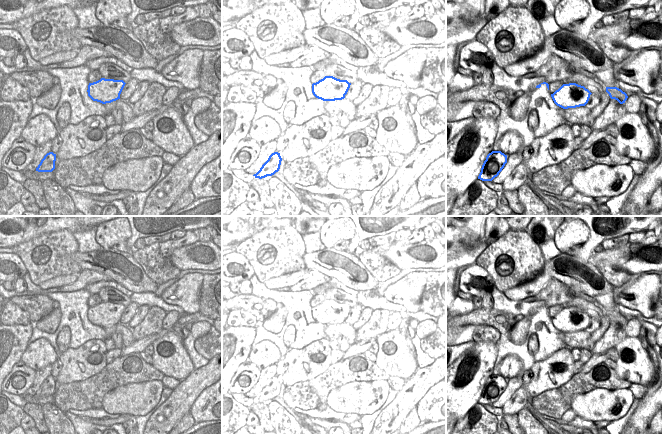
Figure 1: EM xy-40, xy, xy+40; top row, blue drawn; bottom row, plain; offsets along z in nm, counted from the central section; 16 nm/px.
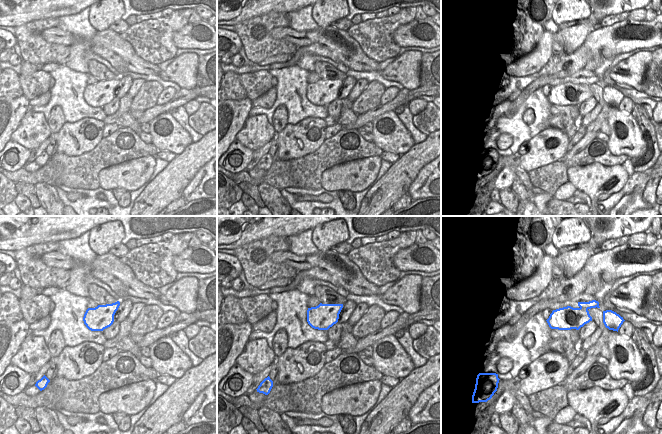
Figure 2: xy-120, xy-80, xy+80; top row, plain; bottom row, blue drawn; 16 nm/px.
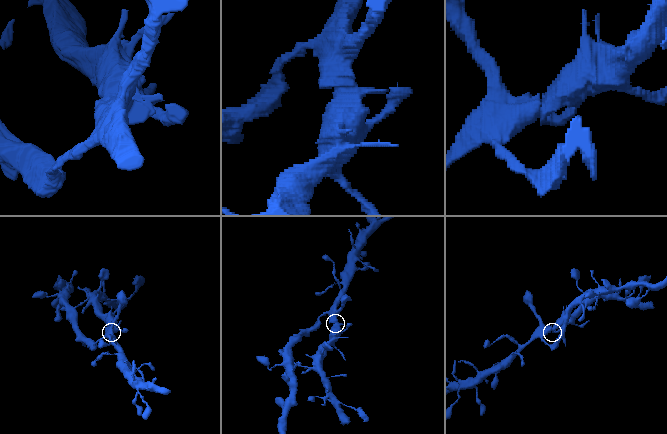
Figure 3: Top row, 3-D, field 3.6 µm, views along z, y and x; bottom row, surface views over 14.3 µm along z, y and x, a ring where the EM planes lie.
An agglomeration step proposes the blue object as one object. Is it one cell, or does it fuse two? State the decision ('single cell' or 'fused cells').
fused cells

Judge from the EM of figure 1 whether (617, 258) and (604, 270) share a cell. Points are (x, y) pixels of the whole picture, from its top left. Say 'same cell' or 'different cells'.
different cells

